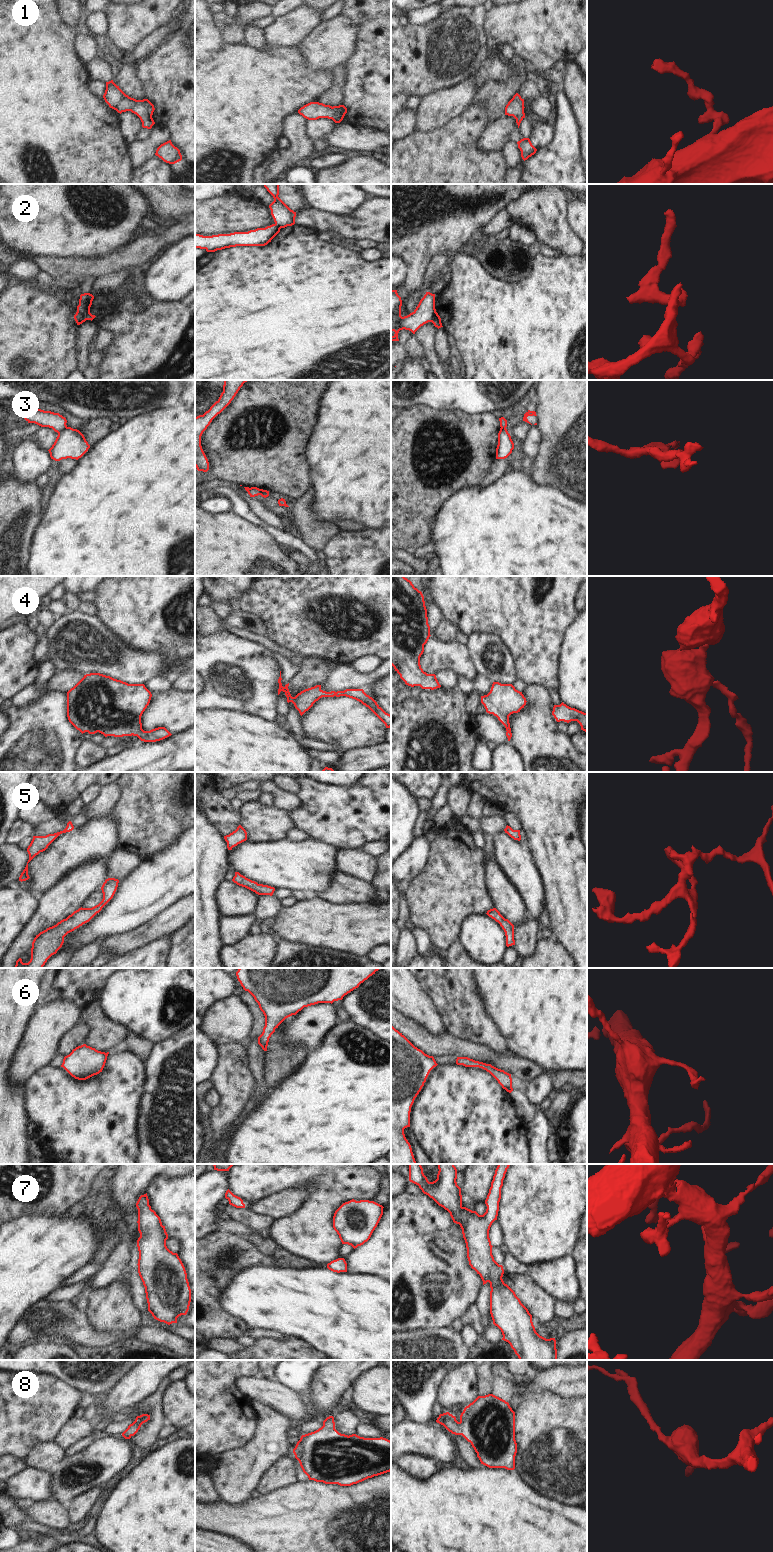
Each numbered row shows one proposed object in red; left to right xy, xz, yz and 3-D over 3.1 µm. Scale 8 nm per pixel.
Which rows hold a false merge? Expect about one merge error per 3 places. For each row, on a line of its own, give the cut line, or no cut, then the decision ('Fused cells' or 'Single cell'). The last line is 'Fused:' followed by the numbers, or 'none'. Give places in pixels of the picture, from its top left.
1: No split. Single cell
2: Split along xy (77, 311), (85, 320). Fused cells
3: Split along xy (66, 426), (58, 433). Fused cells
4: No split. Single cell
5: No split. Single cell
6: No split. Single cell
7: No split. Single cell
8: No split. Single cell
Fused: 2, 3

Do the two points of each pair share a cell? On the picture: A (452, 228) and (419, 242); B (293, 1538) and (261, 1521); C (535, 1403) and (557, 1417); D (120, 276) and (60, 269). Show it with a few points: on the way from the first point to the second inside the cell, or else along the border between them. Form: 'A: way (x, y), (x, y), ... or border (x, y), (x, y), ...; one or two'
A: way (444, 228), (433, 228), (427, 234); one
B: way (285, 1530), (269, 1525); one
C: way (540, 1408), (549, 1417), (552, 1417); one
D: border (129, 270), (112, 271), (98, 275), (95, 278); two

